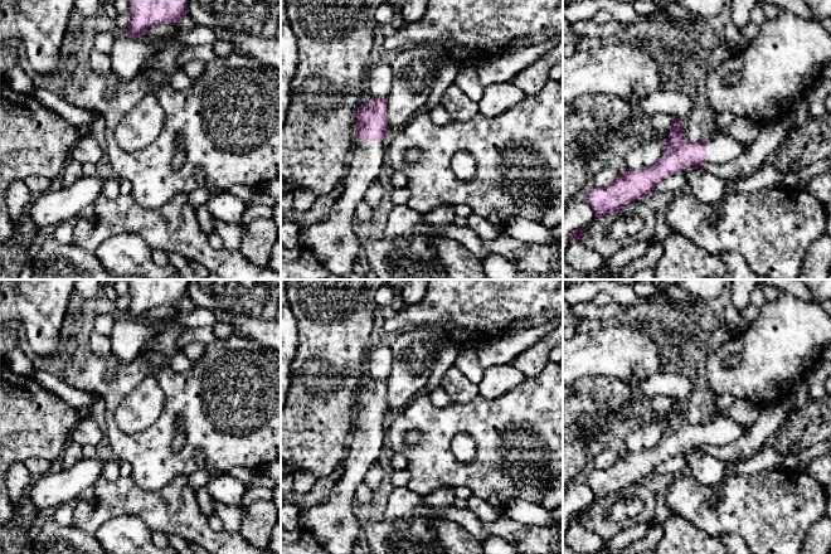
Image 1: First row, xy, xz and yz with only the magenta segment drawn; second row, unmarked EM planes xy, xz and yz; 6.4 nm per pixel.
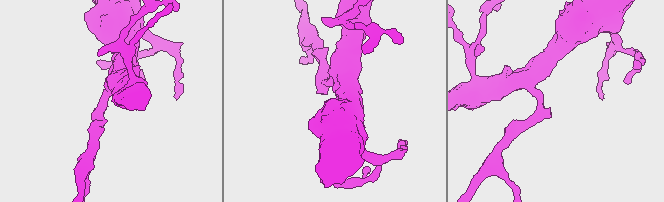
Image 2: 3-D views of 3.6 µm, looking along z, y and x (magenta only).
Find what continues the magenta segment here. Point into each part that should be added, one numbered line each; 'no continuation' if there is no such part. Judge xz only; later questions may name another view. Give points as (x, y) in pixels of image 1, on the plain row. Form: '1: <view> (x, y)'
1: xz (334, 524)

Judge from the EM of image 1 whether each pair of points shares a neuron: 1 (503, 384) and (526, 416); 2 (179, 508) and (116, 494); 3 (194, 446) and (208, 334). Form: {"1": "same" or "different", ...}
{"1": "different", "2": "same", "3": "different"}

